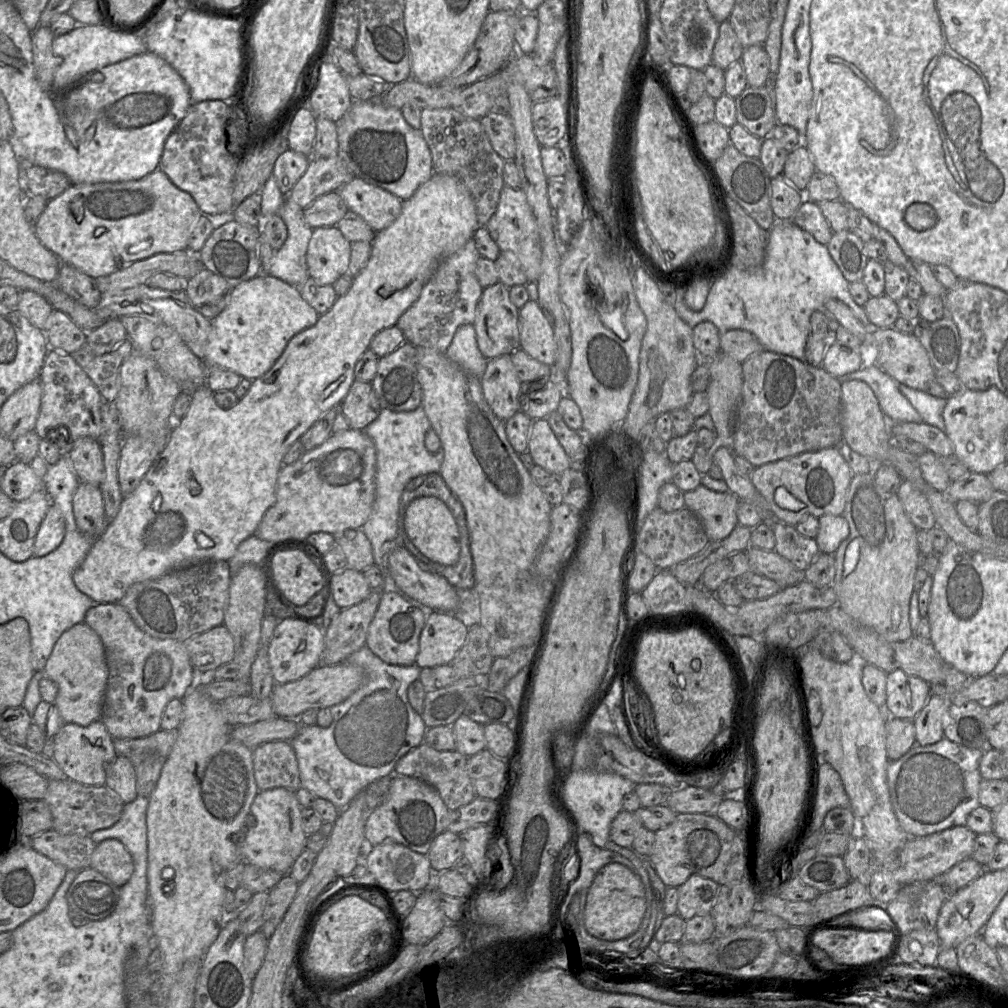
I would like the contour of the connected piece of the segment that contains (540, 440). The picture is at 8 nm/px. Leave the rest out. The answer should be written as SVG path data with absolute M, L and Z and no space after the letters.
M546 418L533 420L527 450L536 465L555 477L573 466Z

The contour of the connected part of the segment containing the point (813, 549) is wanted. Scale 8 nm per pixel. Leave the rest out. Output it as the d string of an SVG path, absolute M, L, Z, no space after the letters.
M774 522L771 528L775 536L774 550L799 571L804 572L820 554L815 539L802 536L795 526Z

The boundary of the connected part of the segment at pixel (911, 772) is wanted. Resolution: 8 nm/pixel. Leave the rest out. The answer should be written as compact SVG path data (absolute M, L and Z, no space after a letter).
M942 738L927 746L915 744L898 760L889 761L886 775L890 801L900 827L909 837L965 826L969 813L980 806L979 762L983 753Z

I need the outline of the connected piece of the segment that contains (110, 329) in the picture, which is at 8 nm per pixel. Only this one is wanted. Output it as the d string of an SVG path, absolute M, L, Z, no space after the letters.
M110 319L94 330L87 332L86 345L96 355L103 355L113 351L127 339L127 332L119 319Z

